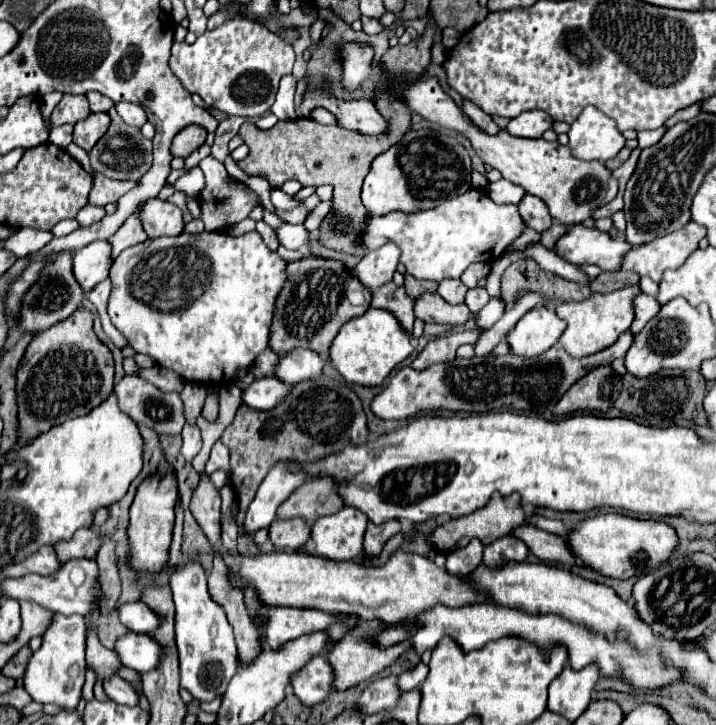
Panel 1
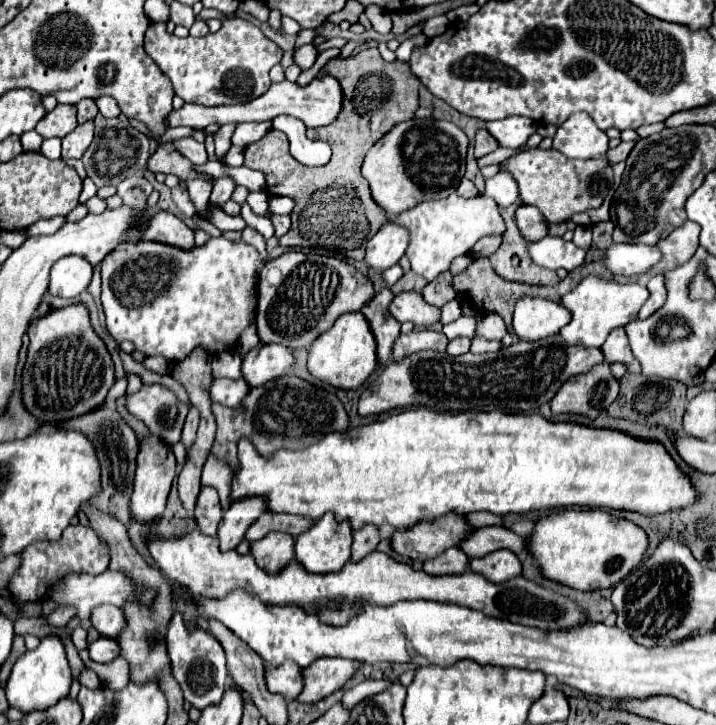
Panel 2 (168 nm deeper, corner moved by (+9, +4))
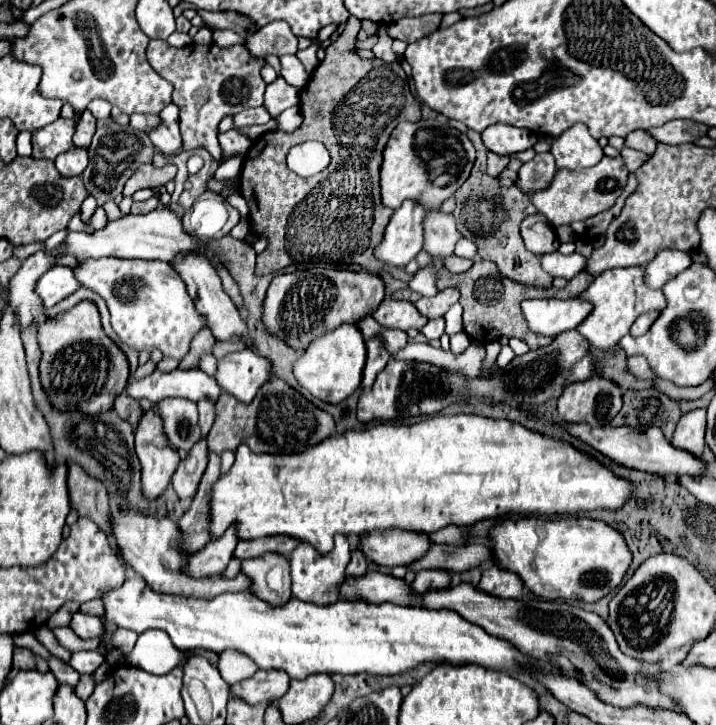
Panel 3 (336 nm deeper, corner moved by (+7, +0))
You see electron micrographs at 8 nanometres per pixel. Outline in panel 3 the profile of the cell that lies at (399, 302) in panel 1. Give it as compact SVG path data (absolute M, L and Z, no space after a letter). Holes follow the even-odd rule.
M380 340L366 342L366 364L364 364L360 388L370 388L376 380L376 374L388 364L388 360L390 360L390 354L384 352L384 346L380 344Z

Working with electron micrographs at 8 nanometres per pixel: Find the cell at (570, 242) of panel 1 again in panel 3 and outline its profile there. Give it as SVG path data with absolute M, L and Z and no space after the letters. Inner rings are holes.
M664 250L652 264L646 264L646 284L650 288L662 288L672 276L678 276L692 266L692 256L680 250Z

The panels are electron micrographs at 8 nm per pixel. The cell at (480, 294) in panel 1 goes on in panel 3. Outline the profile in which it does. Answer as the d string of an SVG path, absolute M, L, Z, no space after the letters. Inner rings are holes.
M444 318L440 320L428 320L428 324L420 330L428 340L434 340L434 338L440 338L444 334Z

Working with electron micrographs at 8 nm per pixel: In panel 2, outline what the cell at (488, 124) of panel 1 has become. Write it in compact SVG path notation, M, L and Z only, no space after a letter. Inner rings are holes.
M486 128L476 132L476 158L494 152L498 148L498 140L494 140L494 136L490 136L490 132Z

